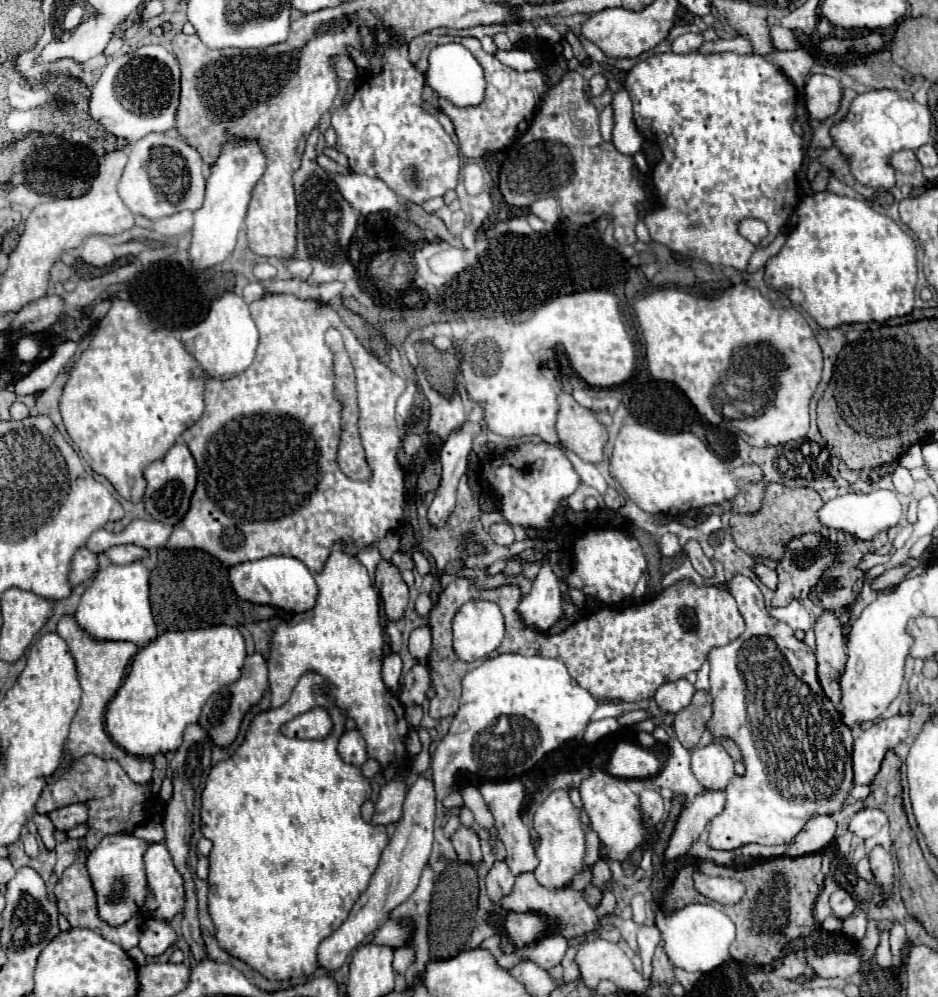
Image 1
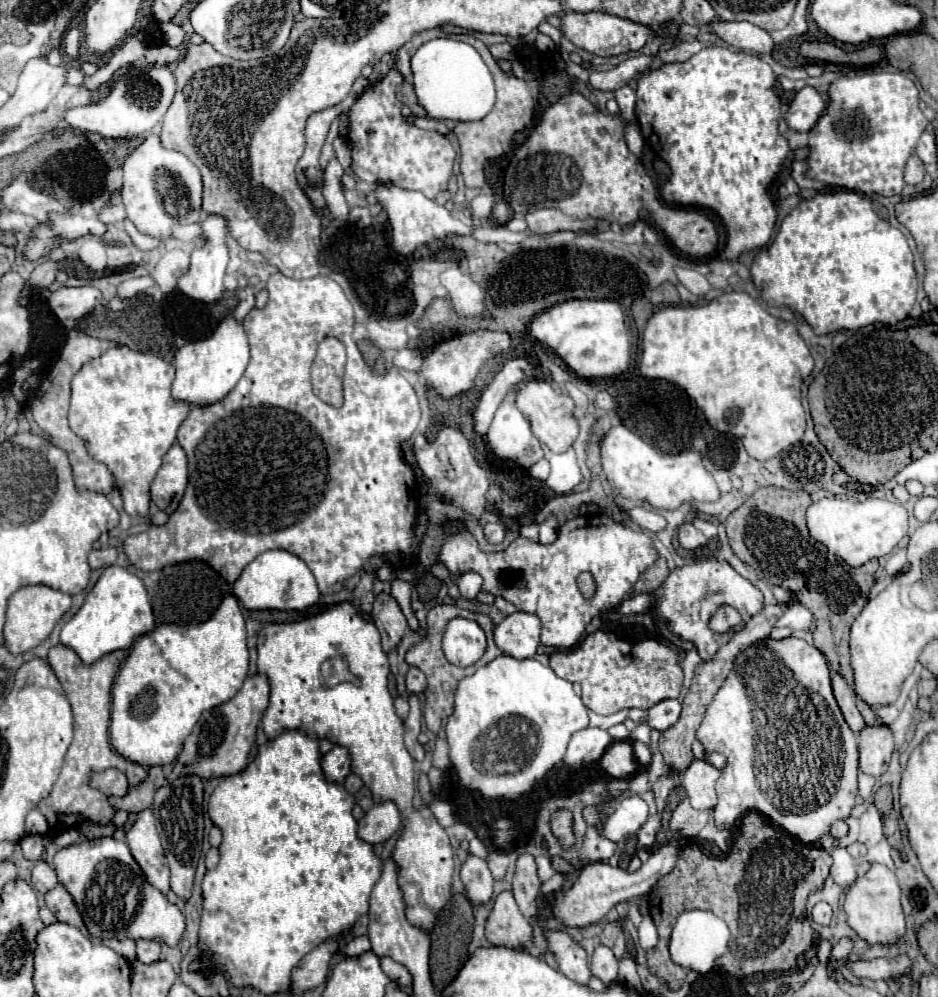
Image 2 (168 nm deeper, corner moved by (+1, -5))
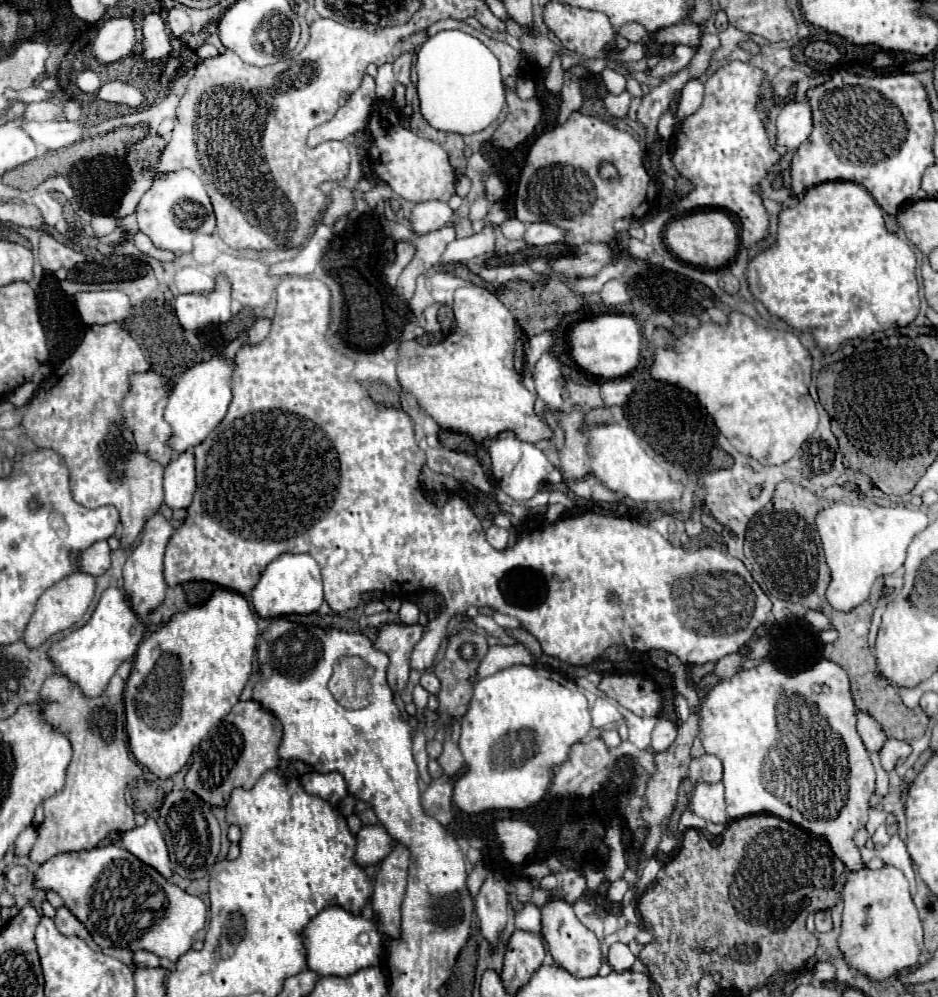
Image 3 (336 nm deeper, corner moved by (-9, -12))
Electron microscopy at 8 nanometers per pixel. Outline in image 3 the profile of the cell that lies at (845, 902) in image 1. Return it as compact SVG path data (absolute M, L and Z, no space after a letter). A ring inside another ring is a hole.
M819 910L815 914L815 928L817 928L817 932L829 932L833 928L831 912L829 910Z

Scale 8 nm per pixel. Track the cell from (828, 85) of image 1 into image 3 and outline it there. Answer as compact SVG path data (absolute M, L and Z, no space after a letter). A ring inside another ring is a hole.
M789 102L783 106L777 118L777 144L785 148L797 148L809 140L813 130L813 110L809 102Z

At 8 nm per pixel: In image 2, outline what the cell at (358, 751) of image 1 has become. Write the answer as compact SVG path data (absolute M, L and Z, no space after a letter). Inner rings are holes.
M333 747L323 759L321 759L321 767L325 773L325 779L329 783L343 783L345 777L351 771L351 761L349 761L349 751L345 747Z

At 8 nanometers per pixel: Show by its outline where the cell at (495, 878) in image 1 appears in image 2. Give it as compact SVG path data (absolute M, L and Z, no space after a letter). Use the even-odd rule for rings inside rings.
M511 891L497 895L493 911L487 919L485 933L491 945L509 949L529 949L533 939L531 923L521 915Z

